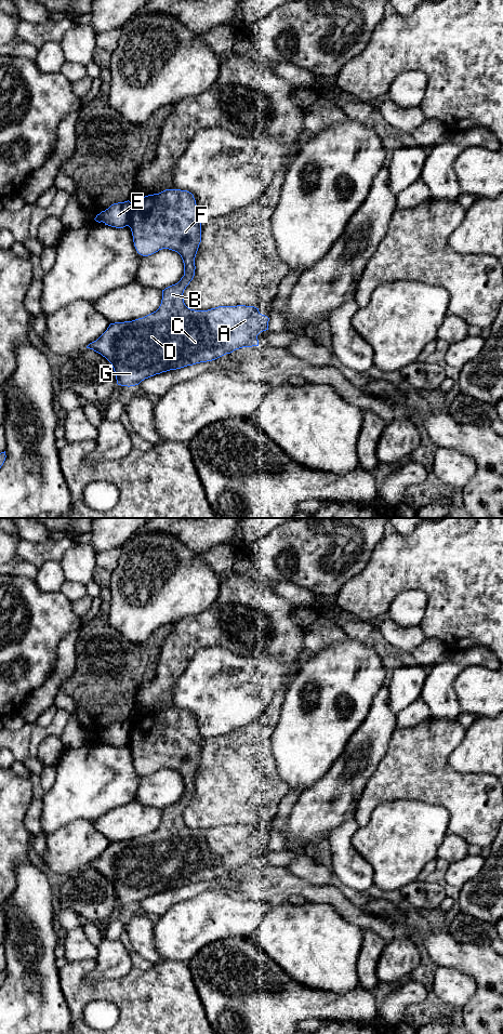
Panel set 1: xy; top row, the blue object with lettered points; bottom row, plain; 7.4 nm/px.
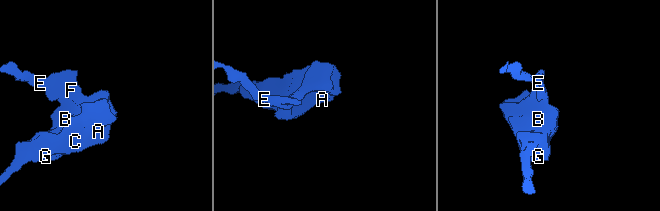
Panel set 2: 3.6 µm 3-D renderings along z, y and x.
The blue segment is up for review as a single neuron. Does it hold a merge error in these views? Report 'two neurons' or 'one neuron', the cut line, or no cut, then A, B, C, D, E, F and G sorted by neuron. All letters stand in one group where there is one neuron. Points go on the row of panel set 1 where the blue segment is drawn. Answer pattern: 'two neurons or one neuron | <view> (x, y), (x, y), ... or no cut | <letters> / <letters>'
two neurons | xy (133, 204), (130, 211), (130, 221), (127, 225) | A B C D F G / E

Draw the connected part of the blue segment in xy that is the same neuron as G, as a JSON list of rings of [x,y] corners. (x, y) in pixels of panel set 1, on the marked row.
[[[166,189],[145,196],[133,204],[128,226],[137,253],[148,256],[162,249],[175,251],[183,260],[184,276],[177,283],[162,290],[161,304],[156,311],[132,321],[110,323],[96,341],[87,346],[111,363],[118,385],[135,386],[162,372],[212,361],[242,347],[259,346],[257,335],[268,330],[269,318],[254,306],[195,310],[185,305],[183,293],[195,276],[201,220],[194,195],[187,190]]]

